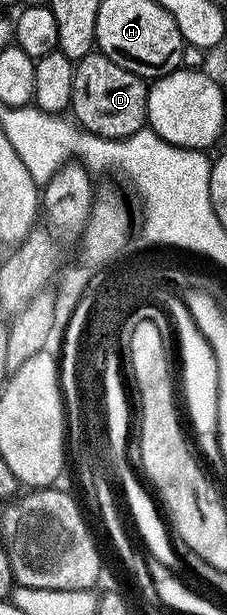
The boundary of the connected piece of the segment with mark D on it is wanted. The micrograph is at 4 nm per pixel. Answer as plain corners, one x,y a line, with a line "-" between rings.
93,53
75,60
70,115
89,135
125,139
145,130
148,121
149,84
141,75
114,65
110,57

